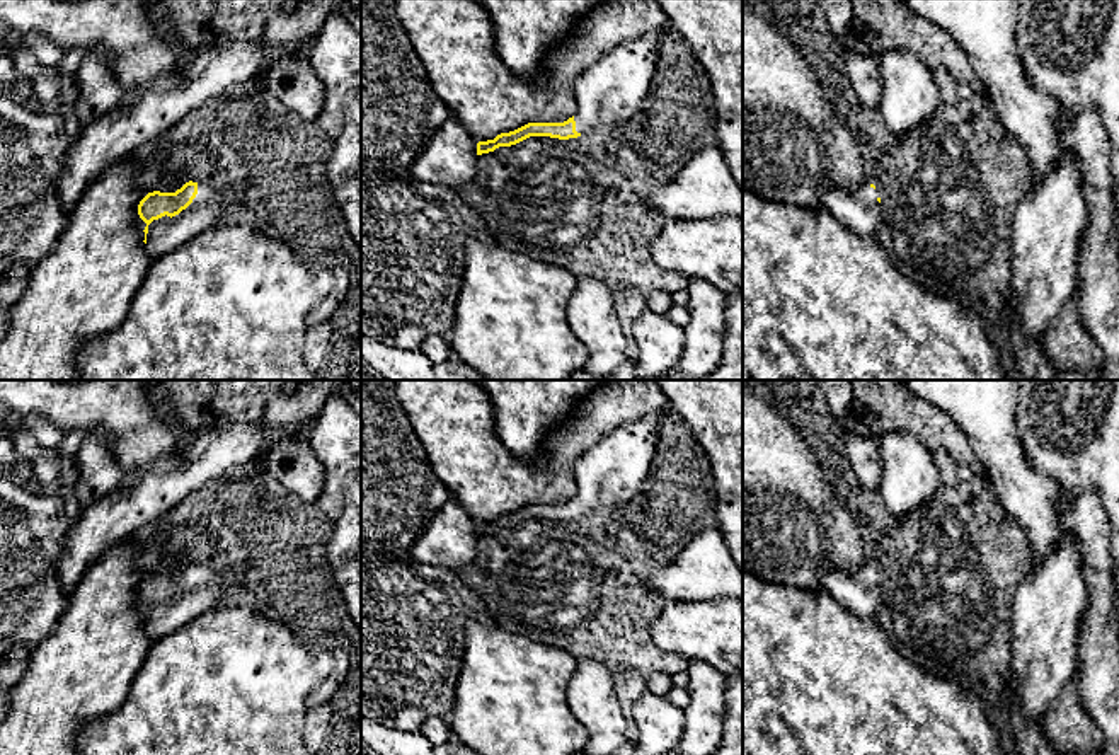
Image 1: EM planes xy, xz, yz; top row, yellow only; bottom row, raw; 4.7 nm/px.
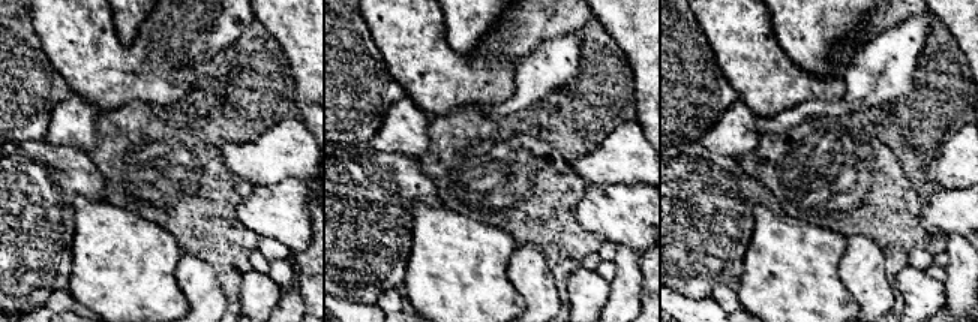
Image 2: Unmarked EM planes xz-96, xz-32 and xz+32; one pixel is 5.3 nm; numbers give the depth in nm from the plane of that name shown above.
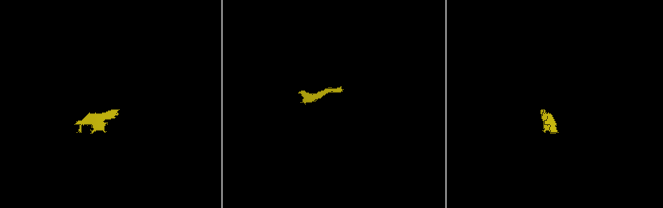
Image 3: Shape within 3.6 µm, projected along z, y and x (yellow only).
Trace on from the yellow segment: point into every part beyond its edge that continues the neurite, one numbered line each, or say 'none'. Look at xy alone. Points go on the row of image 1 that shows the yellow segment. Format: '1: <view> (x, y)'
1: xy (166, 234)

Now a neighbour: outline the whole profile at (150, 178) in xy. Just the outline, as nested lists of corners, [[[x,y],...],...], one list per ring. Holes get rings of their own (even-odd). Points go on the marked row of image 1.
[[[167,133],[167,140],[162,145],[158,145],[157,152],[150,157],[148,165],[140,170],[136,186],[148,193],[157,191],[169,174],[169,165],[170,141]]]

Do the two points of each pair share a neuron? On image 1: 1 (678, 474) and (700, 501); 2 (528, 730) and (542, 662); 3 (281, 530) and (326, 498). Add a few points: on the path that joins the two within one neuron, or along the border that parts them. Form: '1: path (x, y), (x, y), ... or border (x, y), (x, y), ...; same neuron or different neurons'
1: path (680, 481), (694, 495); same neuron
2: path (528, 713), (528, 696), (537, 687), (537, 679); same neuron
3: border (315, 503), (332, 524); different neurons

